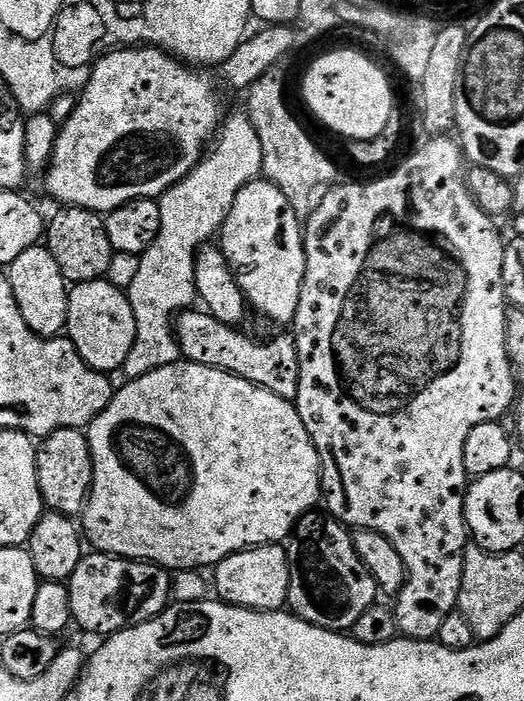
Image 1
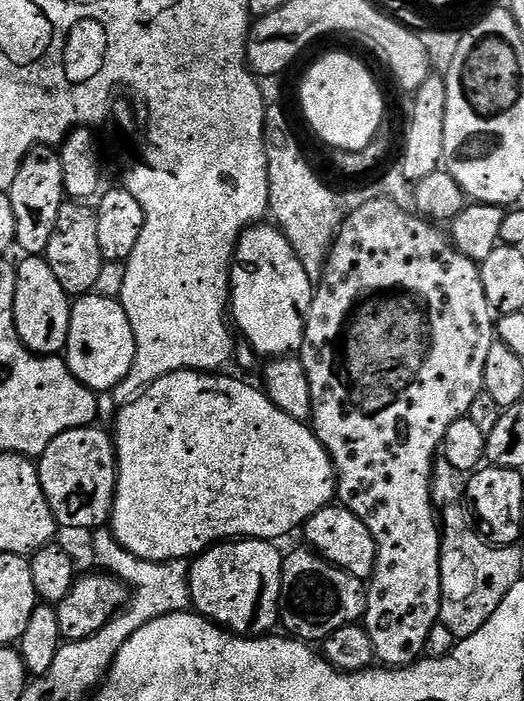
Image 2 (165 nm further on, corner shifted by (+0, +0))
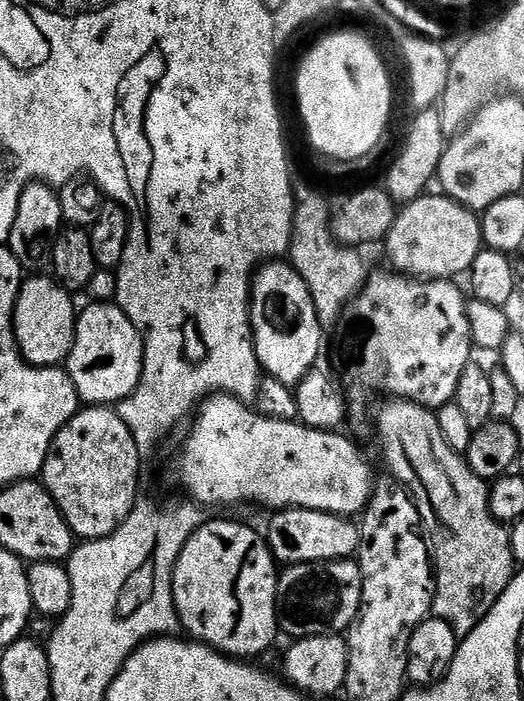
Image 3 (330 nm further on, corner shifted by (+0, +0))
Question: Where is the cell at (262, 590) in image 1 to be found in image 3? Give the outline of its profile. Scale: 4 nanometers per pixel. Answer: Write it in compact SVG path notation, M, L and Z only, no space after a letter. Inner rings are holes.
M212 520L200 525L200 529L194 533L182 546L182 554L174 566L172 575L172 593L174 594L174 606L180 616L180 627L193 641L207 644L208 647L216 649L217 652L224 653L225 656L233 658L252 658L259 652L264 652L272 644L272 639L278 636L278 625L276 623L276 582L278 579L278 564L274 559L272 550L268 546L268 541L263 535L260 536L252 528L247 528L244 524L235 524L232 520Z

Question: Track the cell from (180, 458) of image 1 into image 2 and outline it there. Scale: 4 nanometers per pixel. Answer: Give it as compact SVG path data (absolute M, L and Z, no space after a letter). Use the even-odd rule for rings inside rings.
M189 370L187 372L171 372L162 378L158 378L144 393L136 400L132 400L125 408L119 409L116 416L116 432L114 431L114 443L116 445L116 497L112 503L112 519L110 521L110 531L112 536L122 547L130 554L134 554L143 560L149 560L155 564L166 564L169 560L187 560L191 561L193 558L200 555L214 544L221 542L235 542L241 538L245 540L267 540L269 542L280 542L283 536L288 536L292 531L299 529L307 520L314 514L318 514L322 509L329 507L337 499L336 495L336 467L332 464L332 459L327 450L322 446L322 442L316 437L316 433L312 431L311 427L305 421L295 420L290 418L290 414L286 414L280 407L276 405L259 387L256 388L252 384L247 384L244 380L235 380L232 376L220 376L224 374L213 374L212 372L198 372Z

